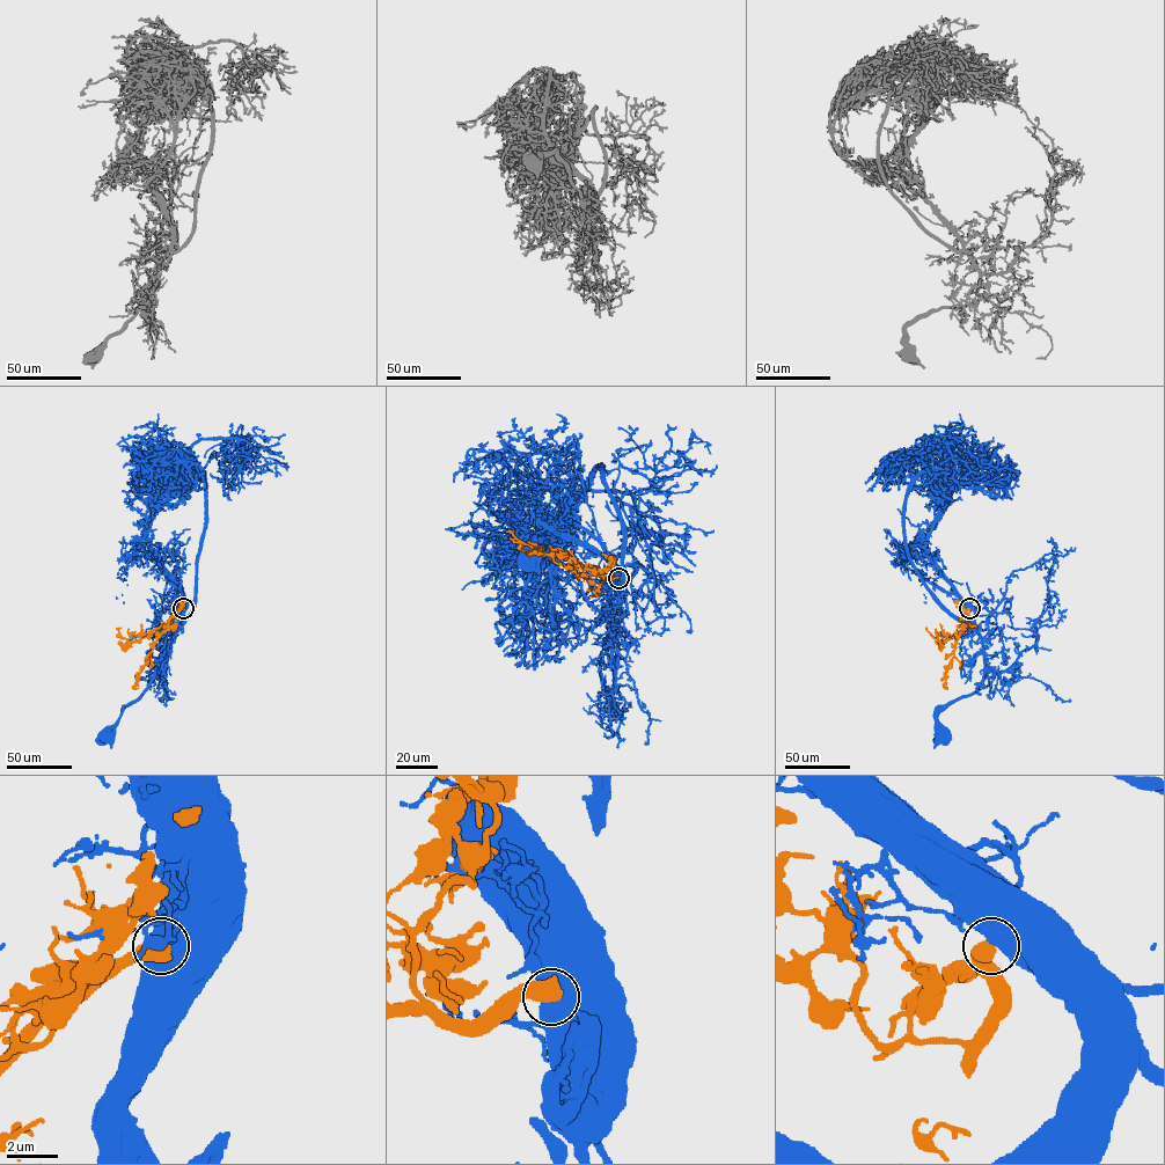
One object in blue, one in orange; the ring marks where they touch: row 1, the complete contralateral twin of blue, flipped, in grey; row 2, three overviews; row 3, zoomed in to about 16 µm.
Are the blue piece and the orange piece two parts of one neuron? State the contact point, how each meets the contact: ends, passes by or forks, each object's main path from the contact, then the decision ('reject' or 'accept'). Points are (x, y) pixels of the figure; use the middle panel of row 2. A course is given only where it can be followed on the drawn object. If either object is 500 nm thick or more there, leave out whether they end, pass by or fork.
at (618, 578); blue runs (617, 577), (622, 587), (607, 608), (598, 609), (572, 572), (554, 561), (546, 549), (529, 556); orange runs (618, 578), (603, 579), (598, 572), (571, 563), (563, 554), (566, 555), (559, 555), (568, 555); reject

